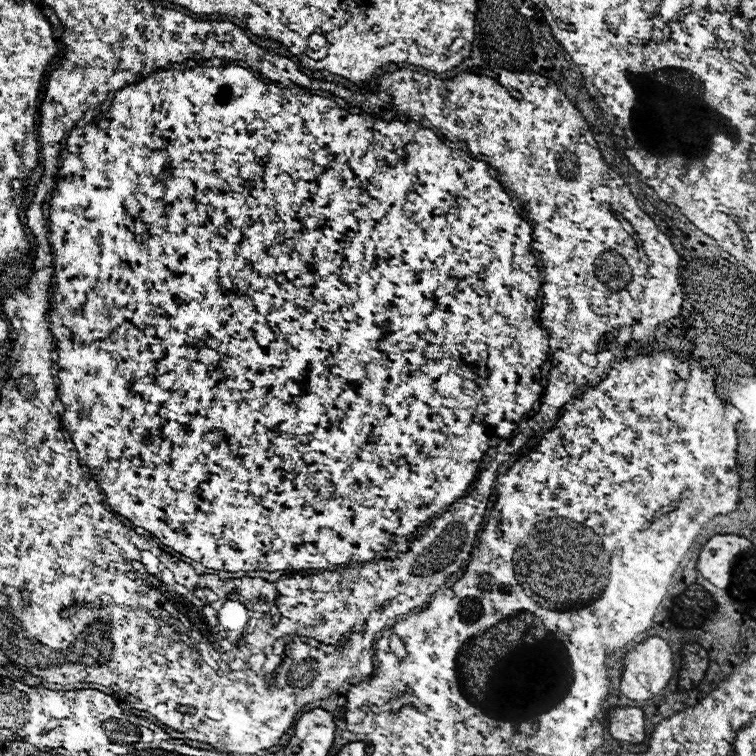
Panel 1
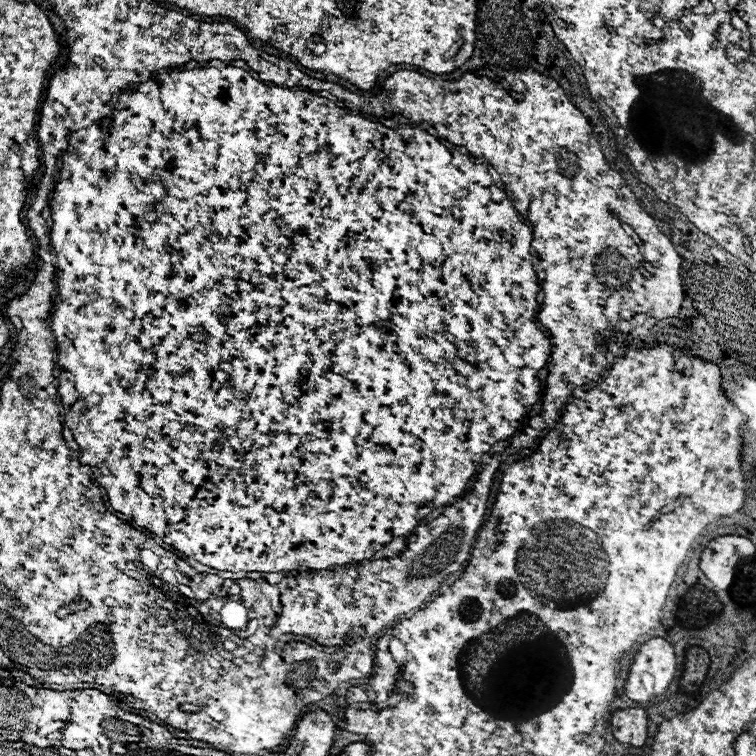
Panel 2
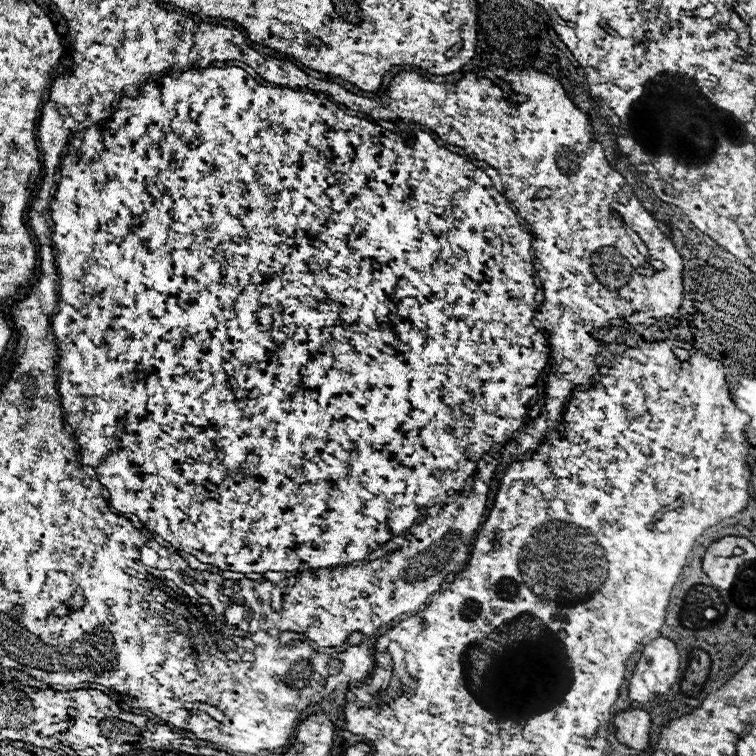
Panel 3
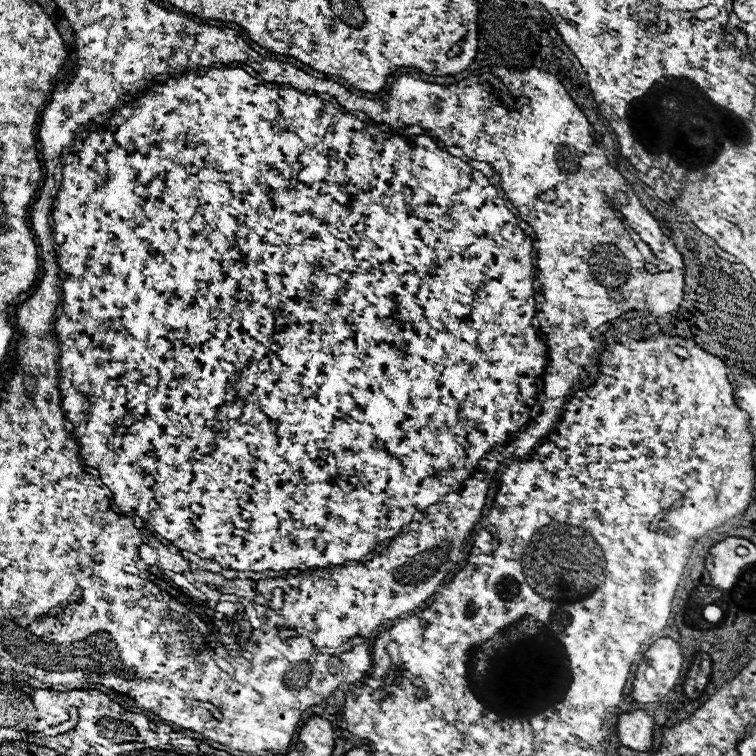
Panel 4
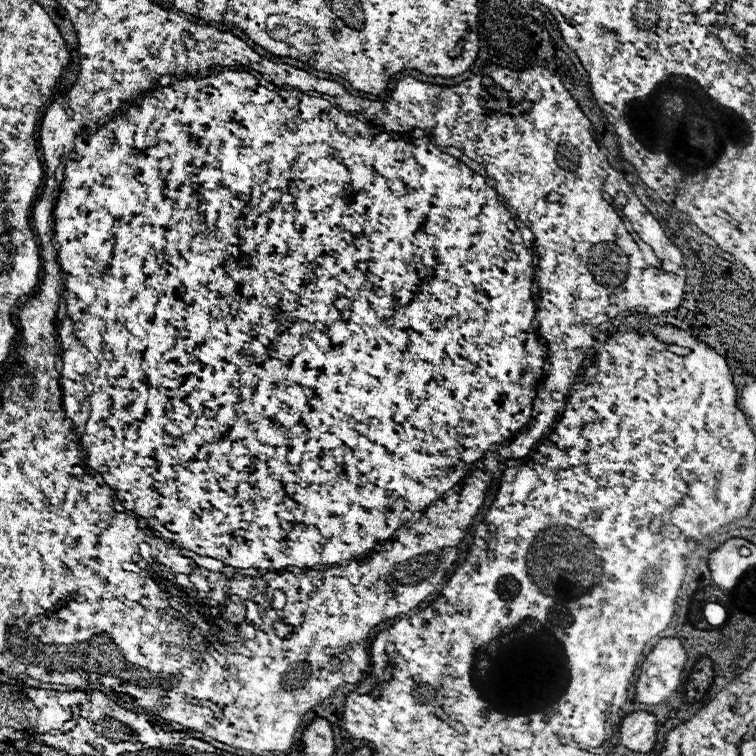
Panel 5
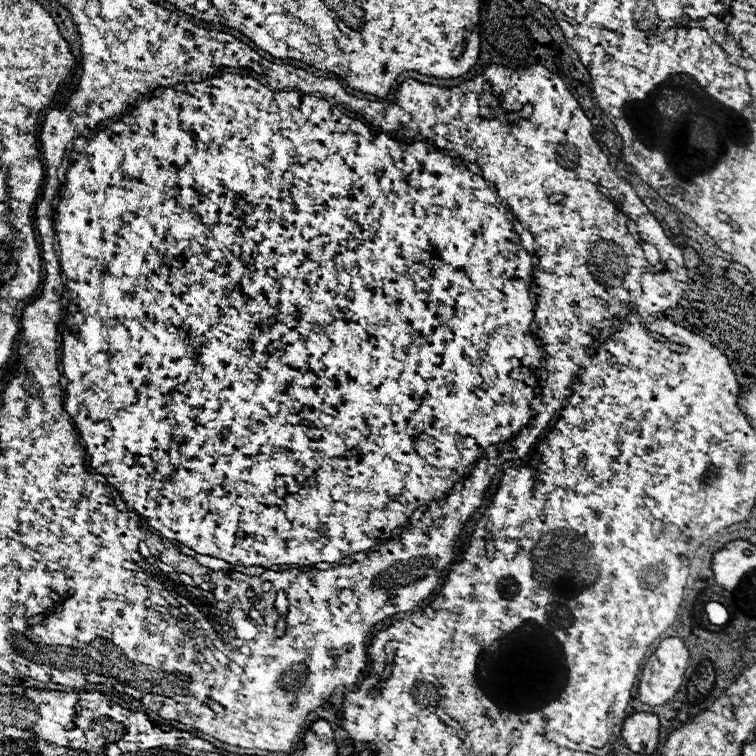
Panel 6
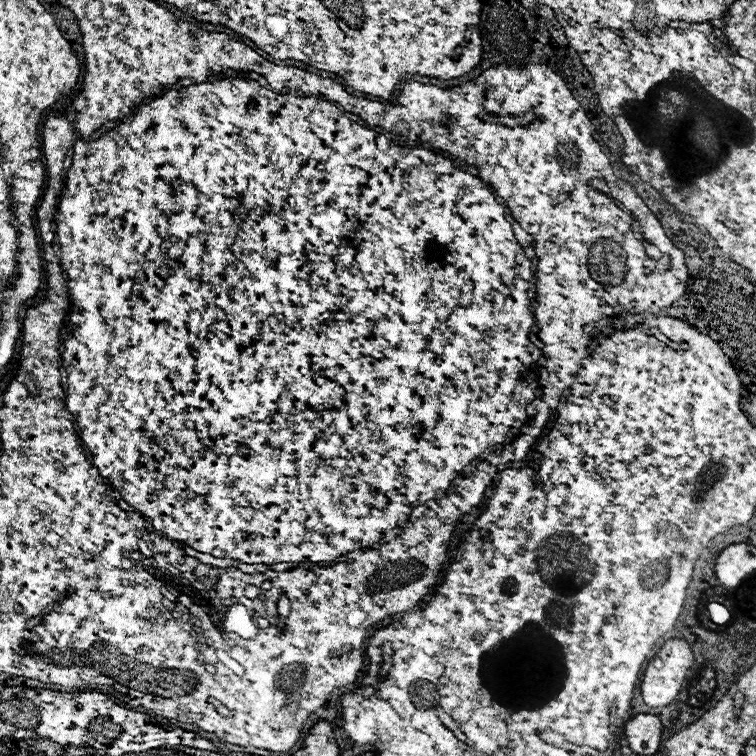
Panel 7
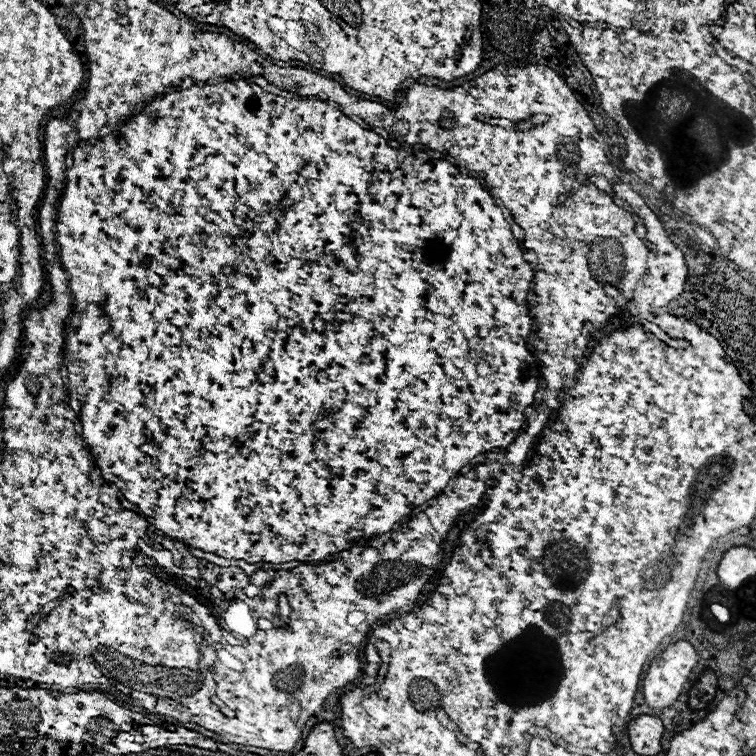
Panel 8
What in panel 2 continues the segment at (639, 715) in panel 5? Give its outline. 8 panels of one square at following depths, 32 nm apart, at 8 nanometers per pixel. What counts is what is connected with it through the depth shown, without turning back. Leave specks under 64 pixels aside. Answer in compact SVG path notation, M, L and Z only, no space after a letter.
M624 708L614 710L610 718L612 736L630 746L644 746L648 738L648 716L642 708Z

